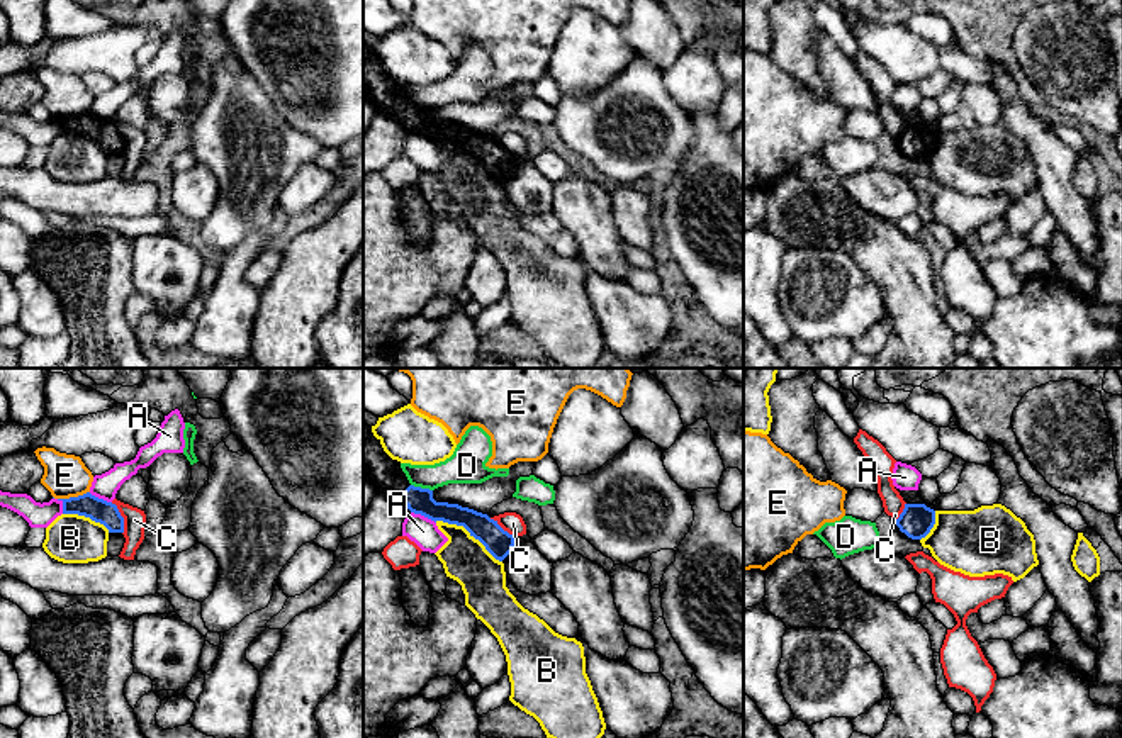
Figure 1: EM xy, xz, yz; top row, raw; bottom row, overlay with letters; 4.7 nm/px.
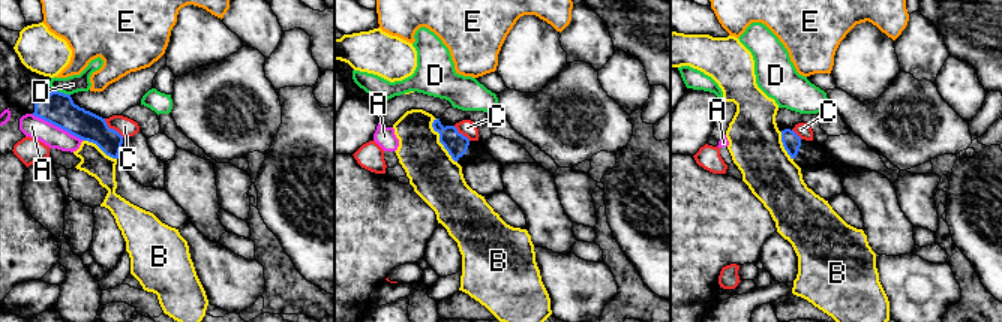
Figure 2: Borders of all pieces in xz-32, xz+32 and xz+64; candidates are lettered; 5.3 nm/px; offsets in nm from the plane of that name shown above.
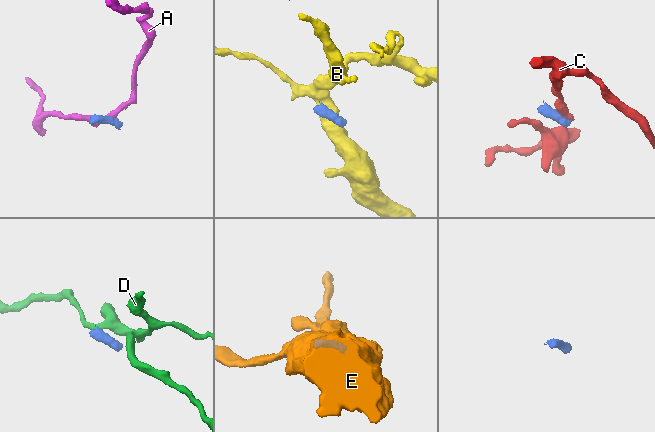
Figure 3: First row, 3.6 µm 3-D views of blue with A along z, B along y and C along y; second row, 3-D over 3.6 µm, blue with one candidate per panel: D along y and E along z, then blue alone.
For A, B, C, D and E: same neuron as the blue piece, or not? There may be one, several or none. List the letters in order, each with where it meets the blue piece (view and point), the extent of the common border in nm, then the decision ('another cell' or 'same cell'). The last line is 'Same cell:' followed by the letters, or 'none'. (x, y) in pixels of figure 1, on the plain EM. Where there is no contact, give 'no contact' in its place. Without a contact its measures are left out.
A: contact xz (423, 134); length 130 nm; another cell
B: contact xz (469, 151); length 380 nm; another cell
C: contact xy (123, 138); length 160 nm; another cell
D: contact xz (421, 109); length 110 nm; another cell
E: contact xy (73, 117); length 160 nm; another cell
Same cell: none

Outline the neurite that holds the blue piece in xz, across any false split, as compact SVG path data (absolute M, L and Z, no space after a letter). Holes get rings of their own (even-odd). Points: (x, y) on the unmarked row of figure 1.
M363 44L363 92L379 112L401 119L411 132L435 143L463 146L496 180L502 182L513 171L516 156L504 151L487 134L458 124L436 122L433 110L411 105L401 81L392 80L384 71L380 59L373 56L367 44Z

